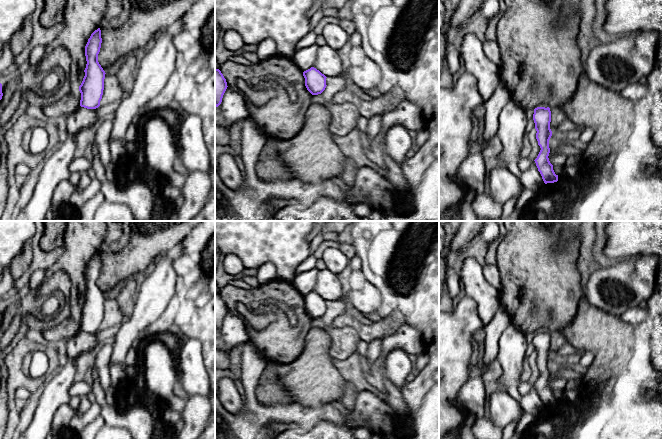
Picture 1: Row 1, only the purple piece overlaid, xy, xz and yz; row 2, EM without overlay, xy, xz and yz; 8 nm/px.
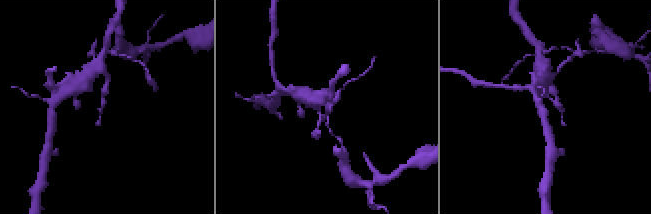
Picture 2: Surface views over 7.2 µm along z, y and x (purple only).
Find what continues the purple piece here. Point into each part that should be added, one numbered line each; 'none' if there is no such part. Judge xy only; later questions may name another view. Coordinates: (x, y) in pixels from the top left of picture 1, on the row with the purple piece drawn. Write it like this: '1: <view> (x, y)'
none

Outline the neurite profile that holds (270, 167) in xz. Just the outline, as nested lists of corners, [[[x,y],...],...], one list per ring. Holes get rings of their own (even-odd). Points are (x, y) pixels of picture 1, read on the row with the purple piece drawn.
[[[267,137],[267,143],[256,165],[256,176],[263,182],[294,180],[294,175],[280,158],[277,149],[271,146],[275,140]]]

